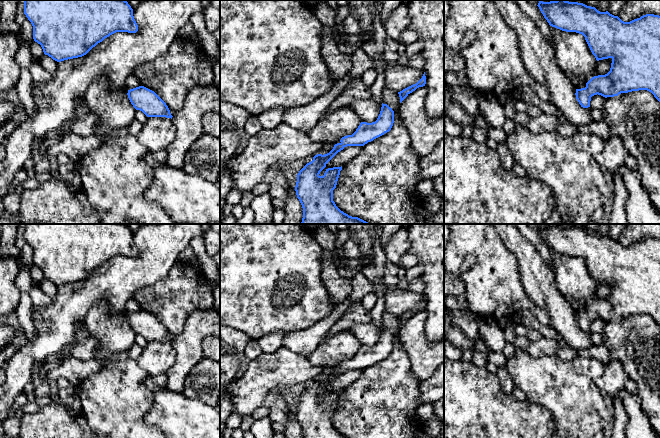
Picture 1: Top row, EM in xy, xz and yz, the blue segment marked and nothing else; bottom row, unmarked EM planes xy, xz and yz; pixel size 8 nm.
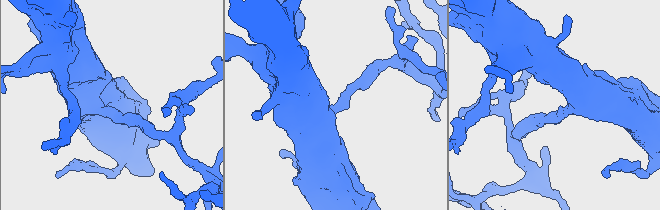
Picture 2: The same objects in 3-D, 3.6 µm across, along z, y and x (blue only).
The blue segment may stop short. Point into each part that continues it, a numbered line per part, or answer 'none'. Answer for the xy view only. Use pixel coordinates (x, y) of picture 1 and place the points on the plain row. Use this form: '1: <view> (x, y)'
none

